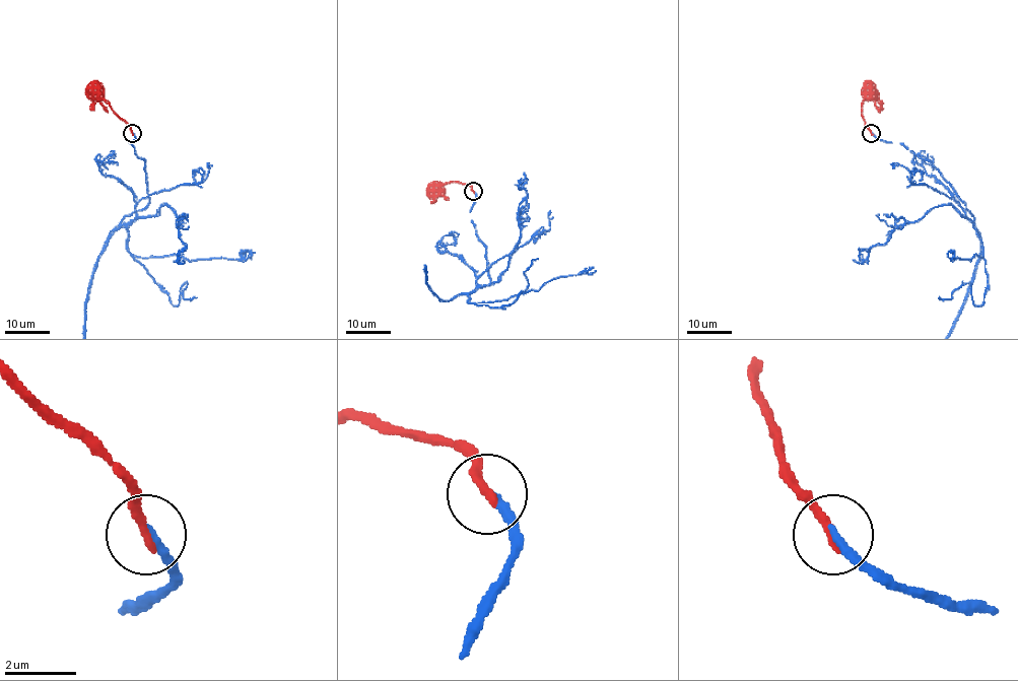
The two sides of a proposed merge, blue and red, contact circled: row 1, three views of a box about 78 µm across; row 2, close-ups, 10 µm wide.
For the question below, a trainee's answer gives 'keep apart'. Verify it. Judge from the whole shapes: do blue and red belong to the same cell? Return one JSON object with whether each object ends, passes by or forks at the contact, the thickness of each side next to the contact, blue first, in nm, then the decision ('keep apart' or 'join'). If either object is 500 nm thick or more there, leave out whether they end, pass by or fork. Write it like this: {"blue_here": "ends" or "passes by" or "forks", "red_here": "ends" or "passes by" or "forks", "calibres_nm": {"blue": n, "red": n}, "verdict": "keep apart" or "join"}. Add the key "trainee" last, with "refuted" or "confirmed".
{"blue_here": "ends", "red_here": "ends", "calibres_nm": {"blue": 240, "red": 280}, "verdict": "keep apart", "trainee": "confirmed"}

